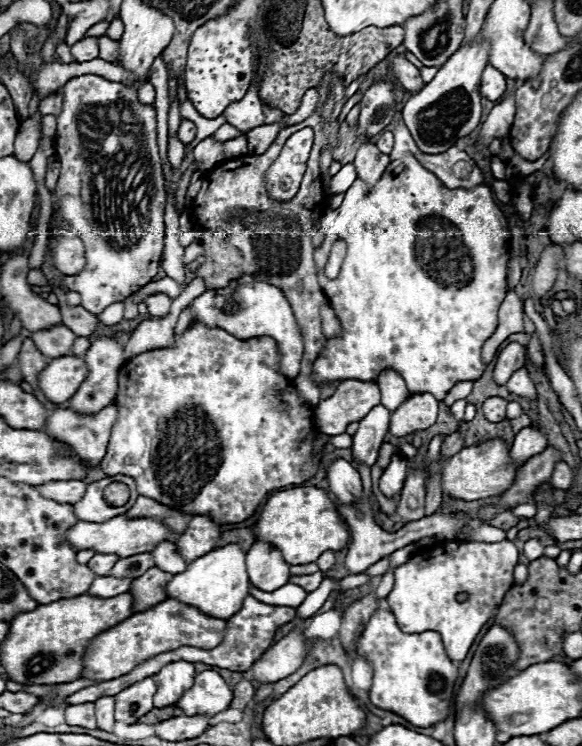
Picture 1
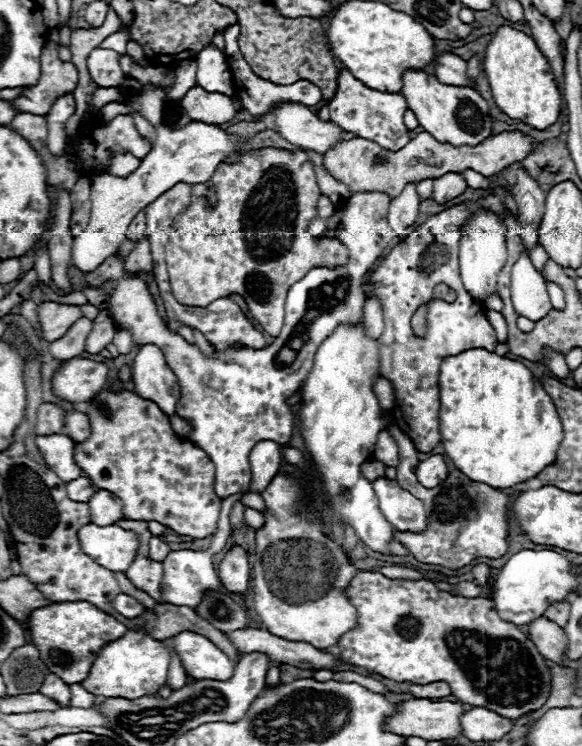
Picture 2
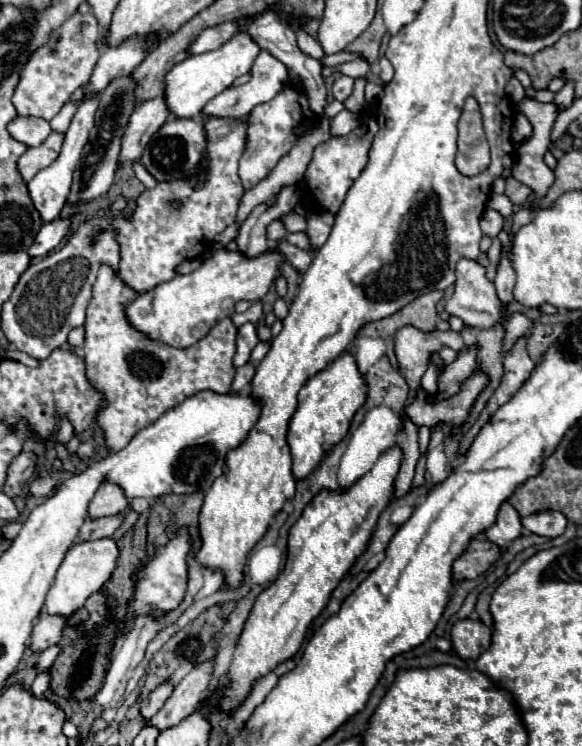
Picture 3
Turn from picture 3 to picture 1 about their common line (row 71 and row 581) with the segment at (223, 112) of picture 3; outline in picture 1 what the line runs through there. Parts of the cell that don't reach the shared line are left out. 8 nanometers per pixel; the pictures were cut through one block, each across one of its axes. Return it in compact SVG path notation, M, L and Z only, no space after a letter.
M256 540L248 550L246 570L250 582L264 592L274 592L282 588L284 584L288 584L290 578L290 564L284 562L282 552L262 540Z

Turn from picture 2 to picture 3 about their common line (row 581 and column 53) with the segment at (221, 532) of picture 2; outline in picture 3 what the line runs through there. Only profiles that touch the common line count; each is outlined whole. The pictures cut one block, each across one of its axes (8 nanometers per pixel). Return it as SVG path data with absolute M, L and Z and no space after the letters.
M92 94L88 98L84 98L84 102L80 104L76 116L72 118L70 122L70 128L66 130L66 140L64 140L64 146L62 146L62 152L60 156L44 170L40 170L30 182L28 182L28 192L30 192L30 198L34 202L34 206L38 208L38 212L42 212L42 220L44 222L50 222L54 218L60 216L66 200L68 200L68 194L70 194L70 186L72 186L72 174L76 170L76 164L80 160L80 152L84 148L84 144L88 142L88 134L94 126L94 114L98 110L98 104L100 104L100 98L98 94Z

